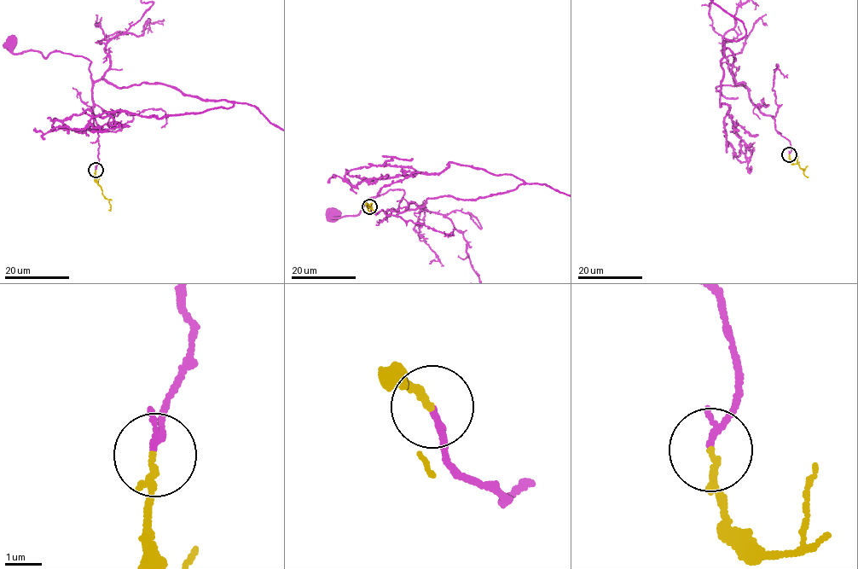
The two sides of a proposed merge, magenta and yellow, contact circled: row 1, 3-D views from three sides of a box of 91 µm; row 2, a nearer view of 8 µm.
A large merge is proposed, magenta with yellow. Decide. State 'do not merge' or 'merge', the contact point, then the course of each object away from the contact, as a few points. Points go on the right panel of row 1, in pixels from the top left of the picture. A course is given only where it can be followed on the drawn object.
merge | (789, 154) | yellow via (789, 154), (790, 161), (805, 168), (803, 172), (808, 177)

